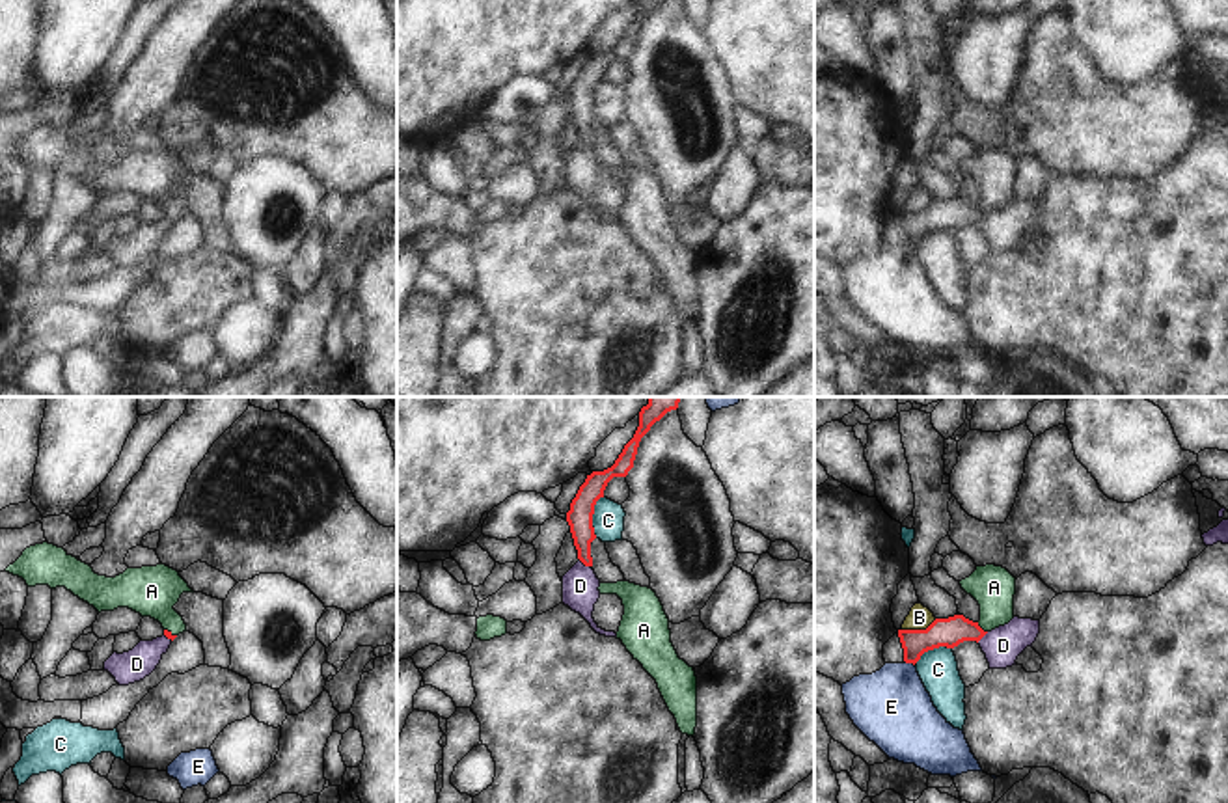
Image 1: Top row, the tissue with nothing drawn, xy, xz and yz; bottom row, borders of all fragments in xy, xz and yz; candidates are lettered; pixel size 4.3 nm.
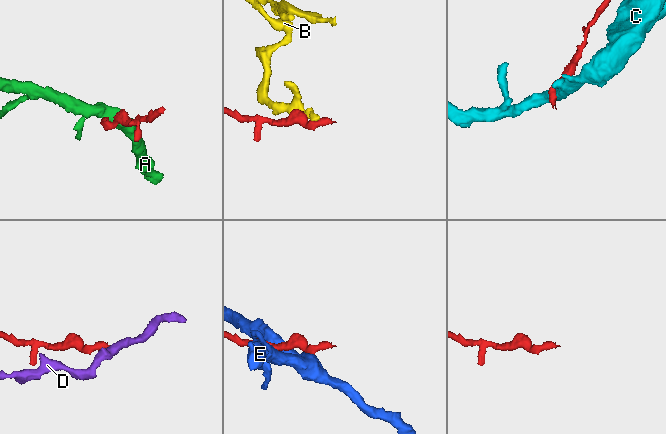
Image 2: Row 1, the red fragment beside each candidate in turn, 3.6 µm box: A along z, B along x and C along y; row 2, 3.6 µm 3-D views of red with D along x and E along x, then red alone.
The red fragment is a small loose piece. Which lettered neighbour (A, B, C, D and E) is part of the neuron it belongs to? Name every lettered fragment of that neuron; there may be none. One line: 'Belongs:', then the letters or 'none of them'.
Belongs: A

